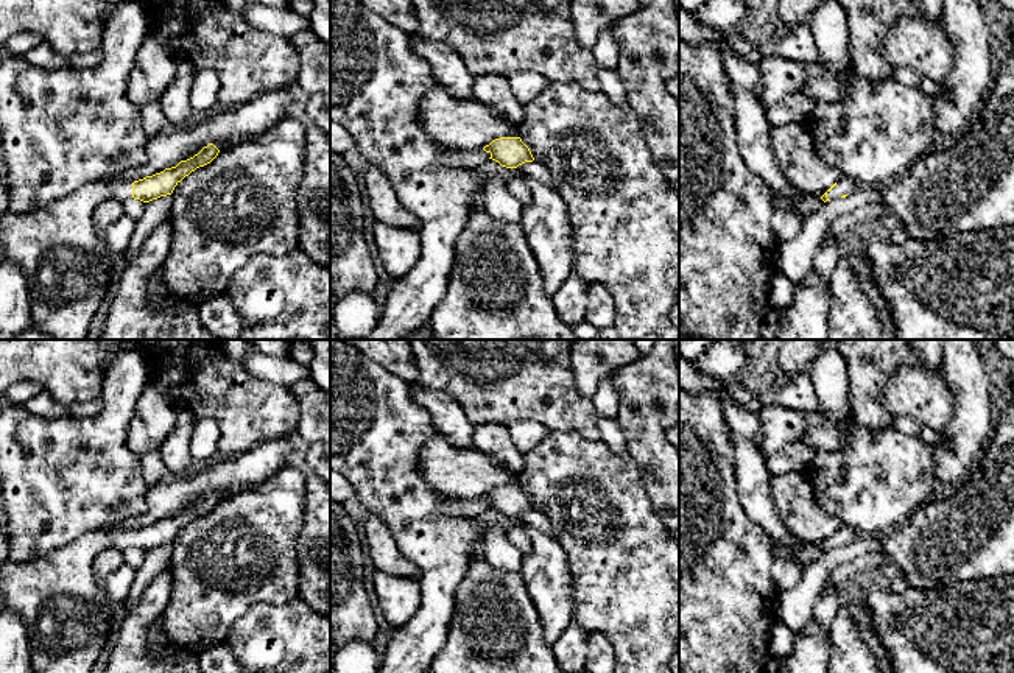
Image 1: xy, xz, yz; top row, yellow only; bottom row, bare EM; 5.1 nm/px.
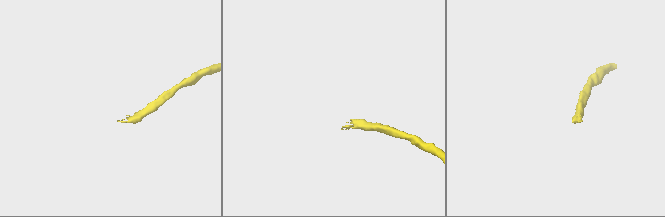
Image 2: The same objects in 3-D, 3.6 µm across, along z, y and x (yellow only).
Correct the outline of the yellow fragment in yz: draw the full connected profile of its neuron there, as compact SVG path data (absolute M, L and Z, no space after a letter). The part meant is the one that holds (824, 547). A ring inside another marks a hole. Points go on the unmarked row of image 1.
M841 523L841 527L821 545L821 548L830 550L838 547L846 547L858 537L852 527Z

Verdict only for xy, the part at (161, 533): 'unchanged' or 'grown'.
grown

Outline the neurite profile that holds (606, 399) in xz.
M615 372L600 382L592 400L595 411L600 418L618 414L620 396L615 388Z

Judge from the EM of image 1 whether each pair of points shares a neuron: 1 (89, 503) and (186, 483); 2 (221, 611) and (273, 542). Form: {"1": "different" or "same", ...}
{"1": "different", "2": "same"}

